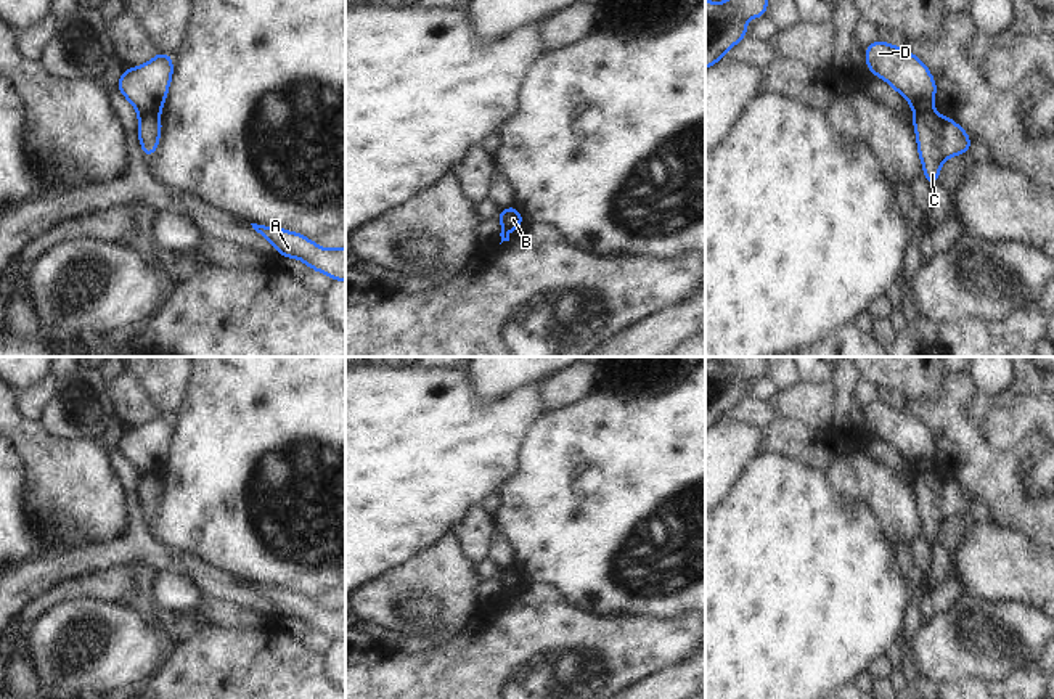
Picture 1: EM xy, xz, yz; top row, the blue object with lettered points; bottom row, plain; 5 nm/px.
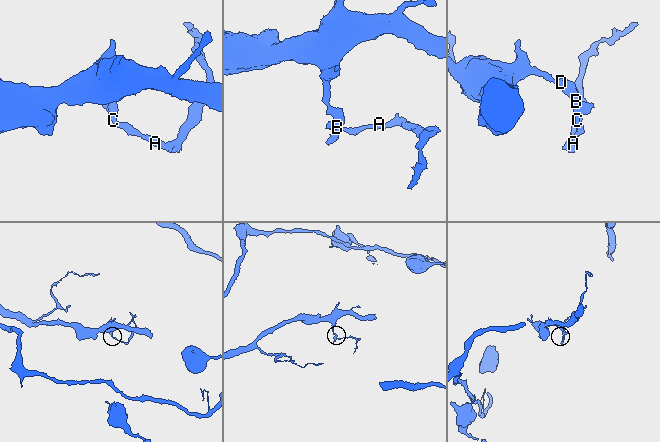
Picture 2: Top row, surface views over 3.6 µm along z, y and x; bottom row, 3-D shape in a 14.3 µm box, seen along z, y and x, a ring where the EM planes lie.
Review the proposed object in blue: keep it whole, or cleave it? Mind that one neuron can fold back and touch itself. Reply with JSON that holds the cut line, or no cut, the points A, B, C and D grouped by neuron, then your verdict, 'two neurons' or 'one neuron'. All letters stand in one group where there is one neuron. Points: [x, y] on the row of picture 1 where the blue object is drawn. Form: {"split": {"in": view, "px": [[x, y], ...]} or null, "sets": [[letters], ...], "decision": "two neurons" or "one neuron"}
{"split": {"in": "xy", "px": [[140, 113], [158, 114]]}, "sets": [["A", "B", "C"], ["D"]], "decision": "two neurons"}

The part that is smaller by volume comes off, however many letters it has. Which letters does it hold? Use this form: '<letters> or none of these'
A, B, C

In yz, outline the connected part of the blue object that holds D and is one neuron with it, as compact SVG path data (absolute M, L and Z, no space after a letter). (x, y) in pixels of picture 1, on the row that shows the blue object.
M874 40L864 53L866 67L905 96L914 114L925 114L933 109L937 85L917 56L905 47L892 47L882 40Z

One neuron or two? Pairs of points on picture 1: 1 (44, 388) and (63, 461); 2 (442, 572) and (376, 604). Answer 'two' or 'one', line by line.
1: two
2: one

